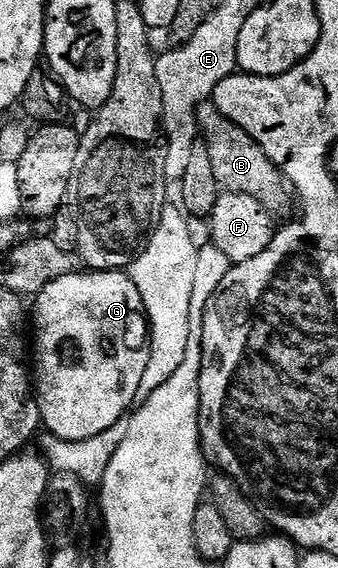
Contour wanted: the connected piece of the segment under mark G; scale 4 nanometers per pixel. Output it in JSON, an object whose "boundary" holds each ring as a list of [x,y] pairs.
{"boundary":[[[83,270],[44,286],[32,304],[32,356],[38,359],[38,365],[35,363],[32,368],[32,379],[42,415],[41,427],[49,435],[80,442],[116,426],[135,407],[136,390],[140,390],[144,366],[148,366],[150,357],[148,321],[136,282],[122,270]]]}

